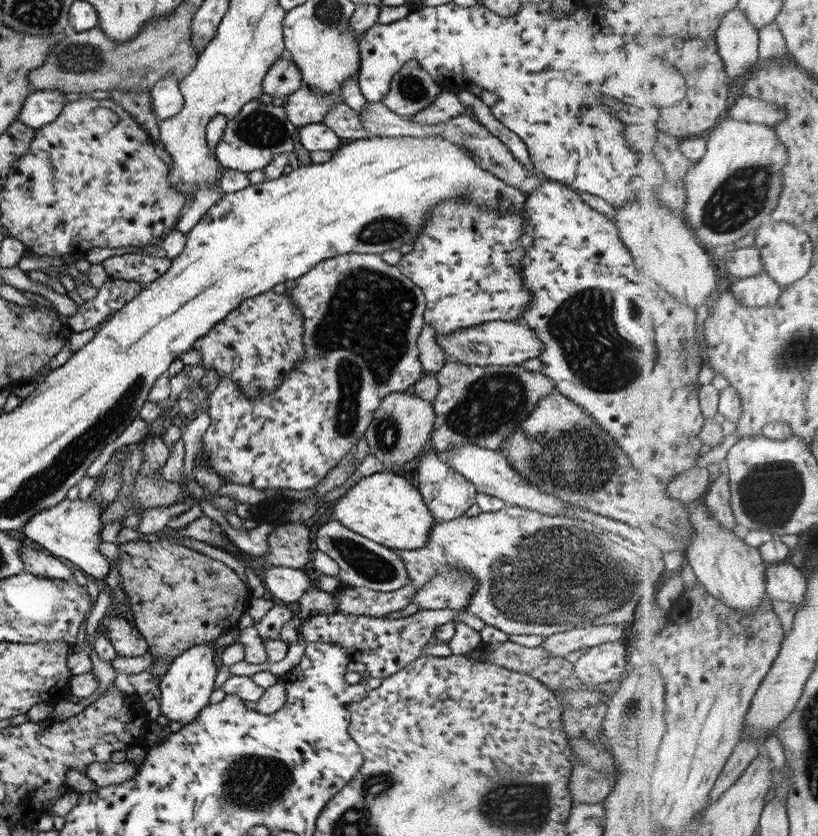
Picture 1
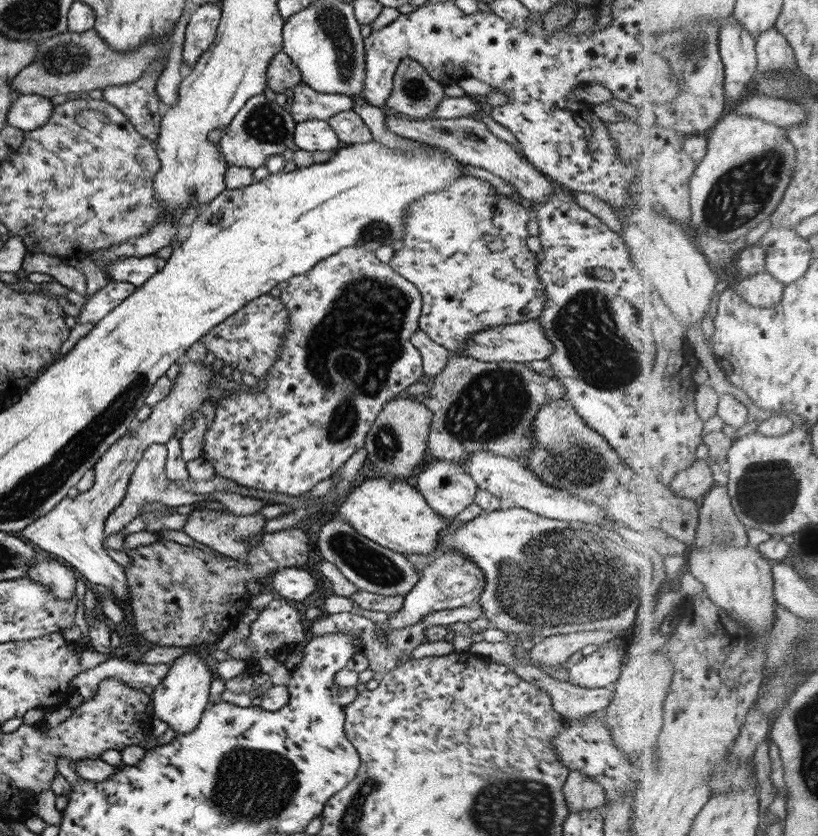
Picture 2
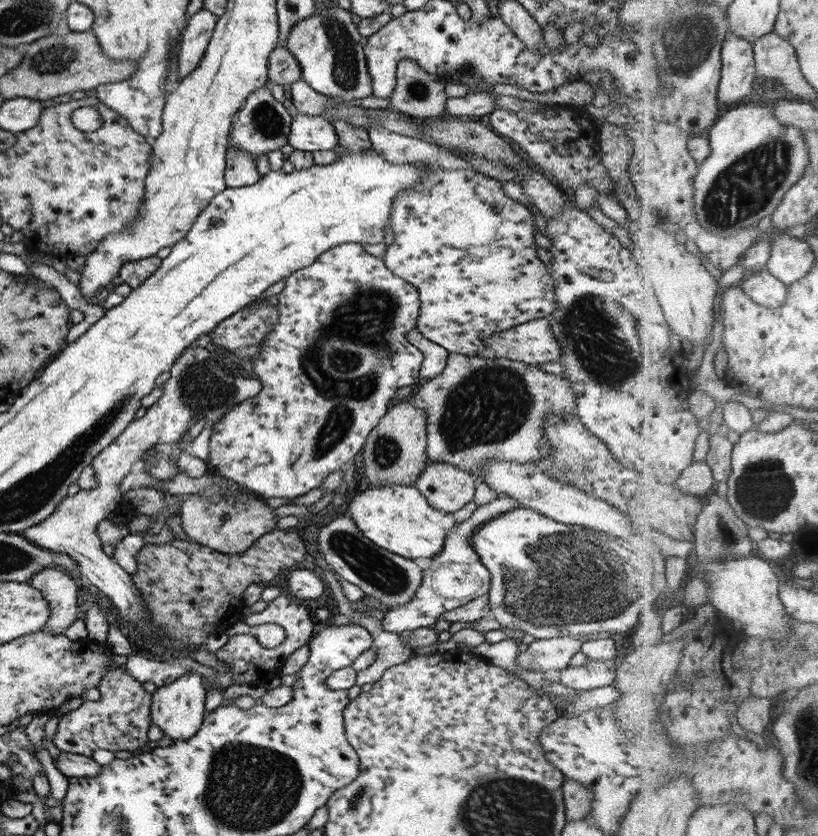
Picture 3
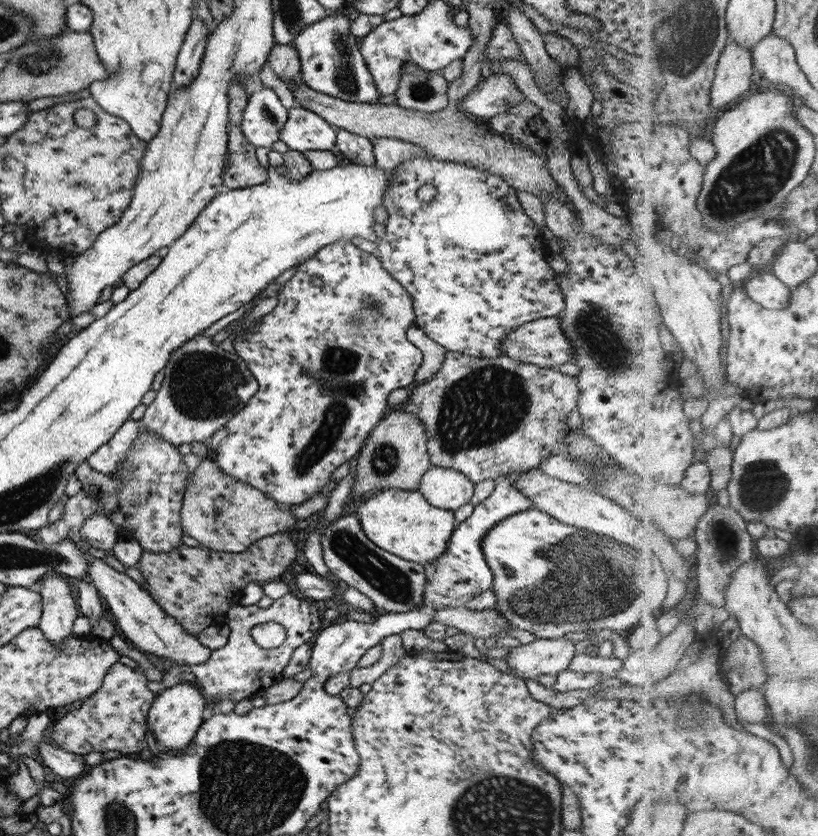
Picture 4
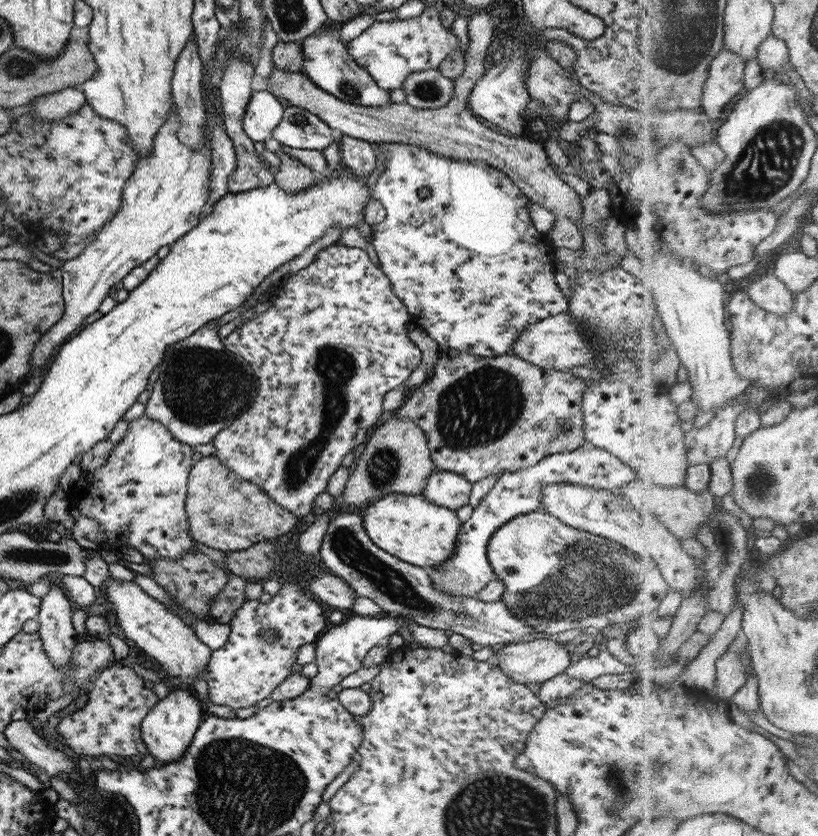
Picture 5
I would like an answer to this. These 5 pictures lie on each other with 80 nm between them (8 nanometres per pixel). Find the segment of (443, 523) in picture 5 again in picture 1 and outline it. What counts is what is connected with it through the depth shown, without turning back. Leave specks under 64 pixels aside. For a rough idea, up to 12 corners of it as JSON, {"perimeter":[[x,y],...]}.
{"perimeter":[[408,477],[359,478],[333,502],[349,531],[421,548],[436,522]]}

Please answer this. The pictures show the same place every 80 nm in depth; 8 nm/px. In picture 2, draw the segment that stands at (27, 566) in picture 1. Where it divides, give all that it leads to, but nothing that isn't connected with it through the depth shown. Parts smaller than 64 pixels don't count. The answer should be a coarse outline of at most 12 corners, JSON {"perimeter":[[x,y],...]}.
{"perimeter":[[40,556],[26,576],[66,601],[75,588],[71,569]]}

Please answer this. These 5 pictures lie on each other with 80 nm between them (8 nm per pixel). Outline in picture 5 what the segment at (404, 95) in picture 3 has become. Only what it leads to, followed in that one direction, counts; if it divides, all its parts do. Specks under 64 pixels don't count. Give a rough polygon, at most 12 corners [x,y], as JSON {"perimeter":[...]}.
{"perimeter":[[438,69],[410,72],[400,86],[405,103],[444,107],[453,81]]}

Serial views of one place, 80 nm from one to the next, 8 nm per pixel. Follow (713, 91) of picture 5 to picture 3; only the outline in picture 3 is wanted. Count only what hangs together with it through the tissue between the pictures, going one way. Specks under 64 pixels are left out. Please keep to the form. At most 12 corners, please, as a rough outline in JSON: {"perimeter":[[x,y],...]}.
{"perimeter":[[729,30],[720,104],[740,104],[757,78],[754,43]]}

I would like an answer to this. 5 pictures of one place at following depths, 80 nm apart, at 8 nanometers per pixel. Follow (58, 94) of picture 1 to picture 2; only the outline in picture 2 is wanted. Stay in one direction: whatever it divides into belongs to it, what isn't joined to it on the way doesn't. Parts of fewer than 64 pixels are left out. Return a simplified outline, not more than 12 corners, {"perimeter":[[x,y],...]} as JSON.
{"perimeter":[[17,95],[6,124],[30,131],[52,114],[44,96]]}

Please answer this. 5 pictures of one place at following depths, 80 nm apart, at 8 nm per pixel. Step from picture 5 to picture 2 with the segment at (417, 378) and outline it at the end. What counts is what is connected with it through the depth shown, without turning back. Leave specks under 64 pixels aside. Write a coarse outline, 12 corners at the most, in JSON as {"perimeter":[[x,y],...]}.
{"perimeter":[[419,329],[409,340],[421,355],[423,378],[441,372],[451,352]]}

